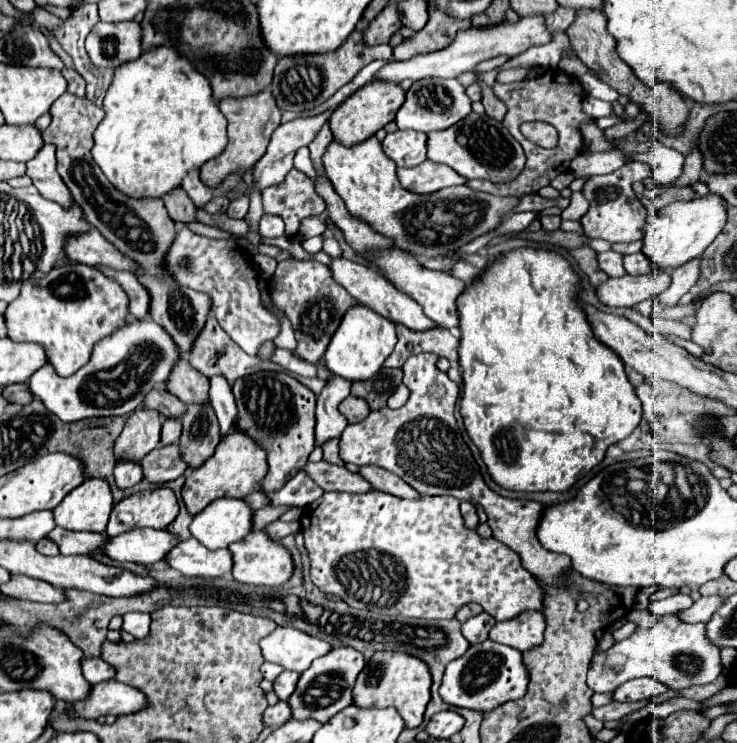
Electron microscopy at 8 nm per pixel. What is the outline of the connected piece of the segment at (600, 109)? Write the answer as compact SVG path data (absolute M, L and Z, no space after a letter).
M586 96L583 100L583 112L596 119L614 115L613 107L610 103Z

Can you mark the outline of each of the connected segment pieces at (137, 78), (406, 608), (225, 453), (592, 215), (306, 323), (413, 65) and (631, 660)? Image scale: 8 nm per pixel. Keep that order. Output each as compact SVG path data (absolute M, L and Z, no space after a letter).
M156 47L156 49L150 49L146 53L142 53L138 59L134 61L128 61L120 67L114 69L114 81L106 93L106 99L104 99L104 111L106 111L106 117L102 119L102 123L98 125L98 129L94 131L94 147L92 147L92 157L94 161L98 163L98 167L102 169L102 173L106 175L106 179L124 195L128 197L136 197L136 199L142 199L142 197L152 197L152 199L160 199L162 195L174 191L174 189L180 189L182 187L182 179L194 171L194 169L200 169L208 159L214 159L216 155L220 155L226 147L226 119L224 115L220 113L218 109L218 103L214 101L212 97L212 89L210 89L210 83L208 79L204 79L204 75L200 75L192 63L178 55L174 47Z
M370 491L362 495L324 493L316 503L304 509L300 527L304 547L310 557L312 583L324 593L338 595L344 603L356 609L418 619L452 619L462 605L478 603L496 621L510 621L524 611L544 611L546 593L522 567L520 555L494 537L482 539L476 531L468 531L456 497L422 497L412 501L384 491Z
M238 429L230 431L216 447L214 455L206 459L200 467L196 467L190 477L186 477L186 483L182 487L182 499L190 515L200 513L206 505L210 505L214 499L230 497L230 499L242 499L250 493L262 491L262 479L268 473L266 463L266 451L256 445L246 433L240 433Z
M640 161L626 163L622 169L618 169L614 173L608 173L608 175L588 177L584 187L582 187L582 195L590 203L588 213L580 219L580 223L584 227L584 233L588 237L600 237L608 243L640 241L642 235L644 235L642 229L644 229L644 223L646 223L646 211L644 211L642 203L634 197L632 183L642 181L644 177L650 177L650 167L640 163Z
M300 259L280 261L276 273L268 283L268 289L272 295L272 303L286 313L286 317L294 327L298 341L296 355L308 363L318 363L322 359L344 313L350 307L360 305L358 301L352 299L352 295L346 293L344 287L340 287L332 279L330 269L318 261L300 261Z
M526 17L526 19L520 19L518 23L500 23L496 27L488 27L488 29L468 29L468 31L460 31L454 39L452 45L448 45L444 51L434 51L434 53L428 53L428 55L416 55L408 61L390 61L386 67L382 67L378 73L376 73L376 79L384 79L384 81L394 81L394 83L400 83L404 79L412 79L412 81L418 81L418 79L426 79L426 77L442 77L442 79L450 79L450 77L458 77L460 73L466 73L466 71L476 71L476 65L480 61L486 61L486 59L492 59L496 55L508 55L508 57L516 57L520 53L524 53L528 47L532 45L544 45L544 43L550 43L552 41L552 35L546 31L546 25L544 25L544 17Z
M664 615L652 629L636 631L628 639L614 643L614 647L610 647L606 653L594 655L588 669L588 687L596 693L610 693L630 679L652 677L672 691L682 691L694 685L712 683L720 671L720 649L708 641L706 625L690 625L682 623L674 615Z

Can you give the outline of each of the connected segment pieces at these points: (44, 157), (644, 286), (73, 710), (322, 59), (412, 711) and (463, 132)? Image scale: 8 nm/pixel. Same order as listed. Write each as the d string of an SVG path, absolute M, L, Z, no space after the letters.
M46 143L40 149L40 153L26 163L28 165L26 175L32 179L34 187L40 191L42 197L46 197L50 201L56 201L64 209L68 209L68 207L74 205L74 199L72 199L68 187L64 185L64 181L60 179L60 175L56 171L56 155L54 155L54 151L56 151L56 147Z
M664 271L648 275L624 275L608 279L596 287L596 297L608 307L632 307L644 299L654 299L670 285L670 275Z
M110 679L92 685L92 695L88 695L88 699L80 699L80 703L70 703L66 711L72 717L98 719L106 715L120 717L120 715L136 713L144 705L146 705L146 697L142 695L142 691L118 683L116 679Z
M354 31L346 43L326 55L292 55L288 59L278 59L274 69L274 81L272 81L272 95L276 99L276 105L280 111L308 111L324 103L332 93L336 93L342 85L350 83L356 73L368 65L374 59L390 59L392 47L390 45L376 45L368 47L362 41L362 33Z
M376 651L360 671L354 685L354 705L358 707L396 707L406 727L418 727L424 717L424 709L430 701L432 675L422 659L394 651Z
M470 113L466 119L444 131L428 133L428 159L452 167L466 179L488 179L492 183L516 179L526 163L520 143L508 133L508 129L500 121L478 113Z

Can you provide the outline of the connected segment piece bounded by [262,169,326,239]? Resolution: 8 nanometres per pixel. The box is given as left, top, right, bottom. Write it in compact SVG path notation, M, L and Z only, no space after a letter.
M292 169L280 185L262 191L264 213L278 215L286 223L286 237L296 237L300 221L326 211L324 199L316 193L312 181L298 169Z

